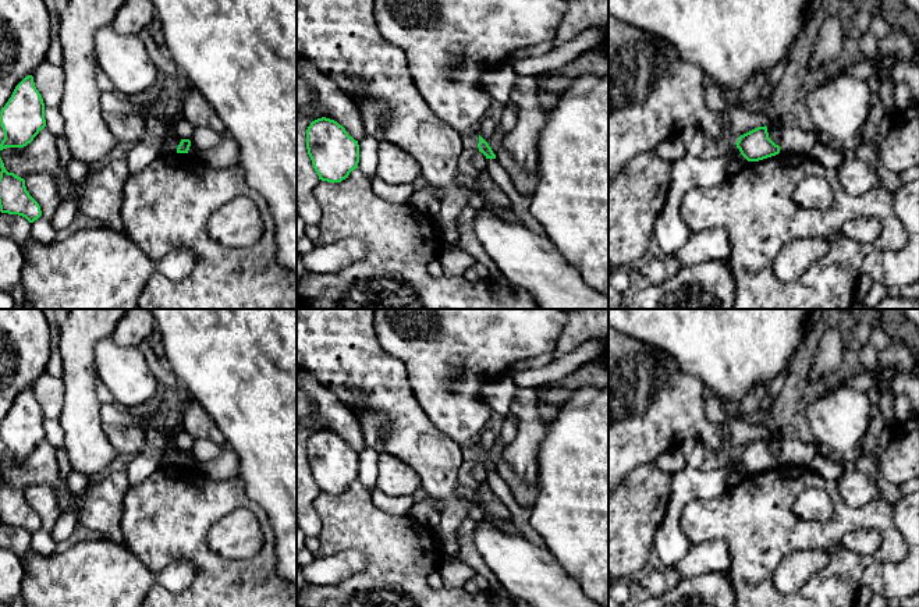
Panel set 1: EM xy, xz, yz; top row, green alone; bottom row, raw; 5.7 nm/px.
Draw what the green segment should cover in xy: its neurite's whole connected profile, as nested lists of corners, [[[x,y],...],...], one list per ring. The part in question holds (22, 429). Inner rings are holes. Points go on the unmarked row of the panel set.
[[[32,387],[15,398],[0,423],[0,437],[4,443],[0,462],[26,458],[46,439],[45,415]]]

